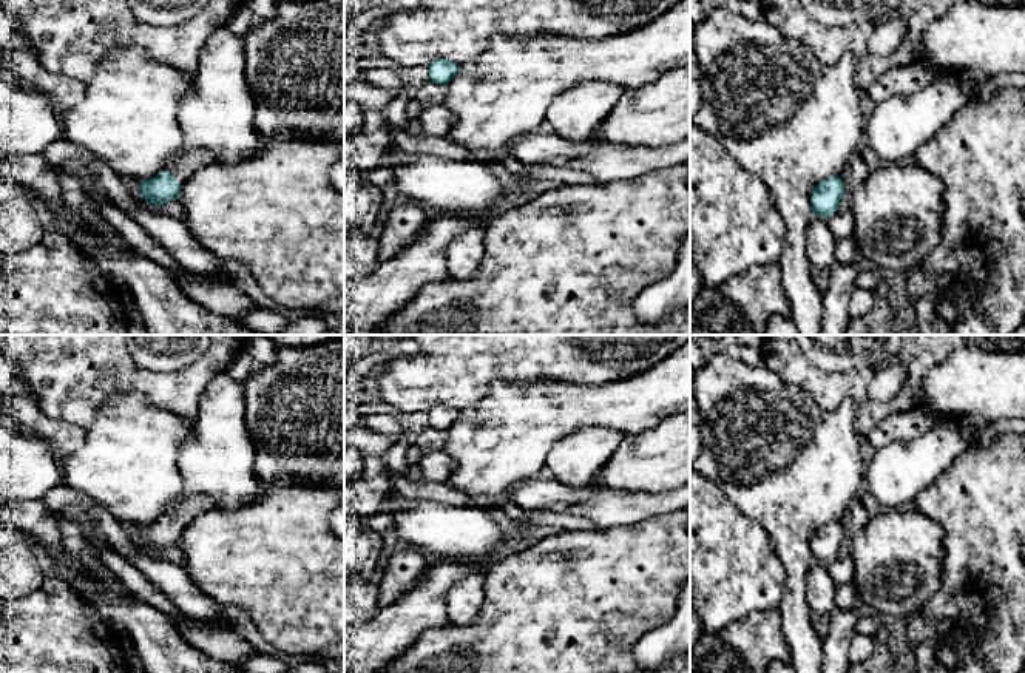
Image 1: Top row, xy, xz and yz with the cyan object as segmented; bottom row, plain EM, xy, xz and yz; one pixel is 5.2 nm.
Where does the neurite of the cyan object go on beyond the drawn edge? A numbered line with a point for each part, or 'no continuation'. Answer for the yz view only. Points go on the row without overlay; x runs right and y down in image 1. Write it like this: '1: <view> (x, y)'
no continuation

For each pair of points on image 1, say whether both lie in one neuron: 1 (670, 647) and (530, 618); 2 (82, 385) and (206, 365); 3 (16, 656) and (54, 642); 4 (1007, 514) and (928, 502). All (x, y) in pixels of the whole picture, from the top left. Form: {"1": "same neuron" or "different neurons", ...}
{"1": "different neurons", "2": "same neuron", "3": "same neuron", "4": "same neuron"}

